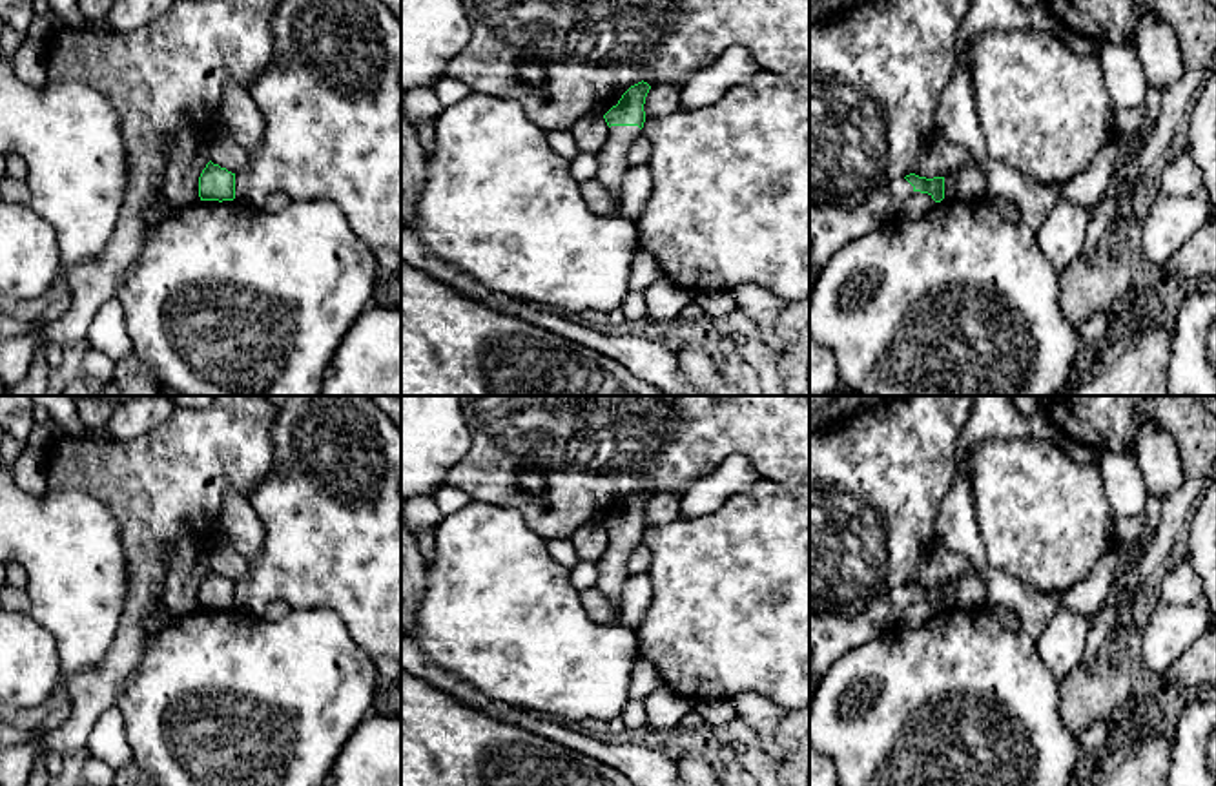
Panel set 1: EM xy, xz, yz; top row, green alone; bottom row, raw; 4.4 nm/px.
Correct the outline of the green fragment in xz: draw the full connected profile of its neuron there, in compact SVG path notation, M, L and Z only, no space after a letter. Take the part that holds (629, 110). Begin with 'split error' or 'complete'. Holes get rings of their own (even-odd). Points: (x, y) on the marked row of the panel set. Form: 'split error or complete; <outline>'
split error; M653 77L631 86L616 106L605 115L609 135L598 153L598 181L620 202L622 181L629 170L627 153L634 139L642 133L645 122L645 97L654 84Z

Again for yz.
split error; M915 173L899 177L855 208L809 202L809 295L826 261L850 241L899 217L902 201L913 191L928 193L941 202L944 177L926 179Z

